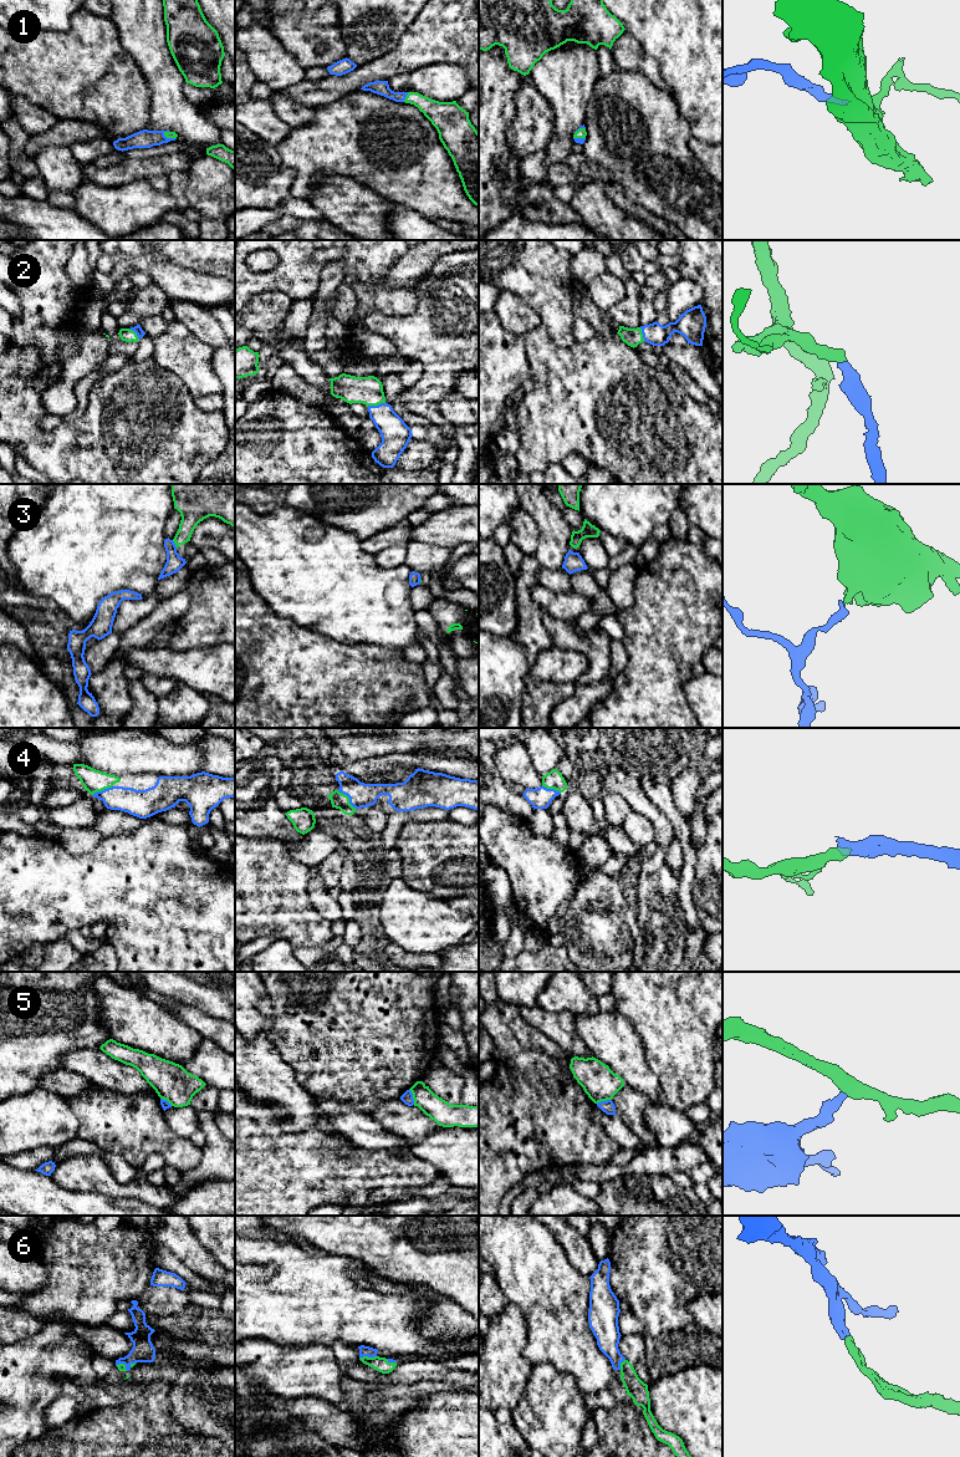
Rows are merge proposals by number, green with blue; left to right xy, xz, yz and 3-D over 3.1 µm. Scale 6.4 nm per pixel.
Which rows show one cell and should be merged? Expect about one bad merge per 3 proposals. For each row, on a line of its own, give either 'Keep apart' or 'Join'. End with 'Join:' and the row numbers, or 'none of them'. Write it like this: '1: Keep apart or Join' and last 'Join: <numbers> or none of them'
1: Join
2: Join
3: Keep apart
4: Join
5: Keep apart
6: Join
Join: 1, 2, 4, 6

